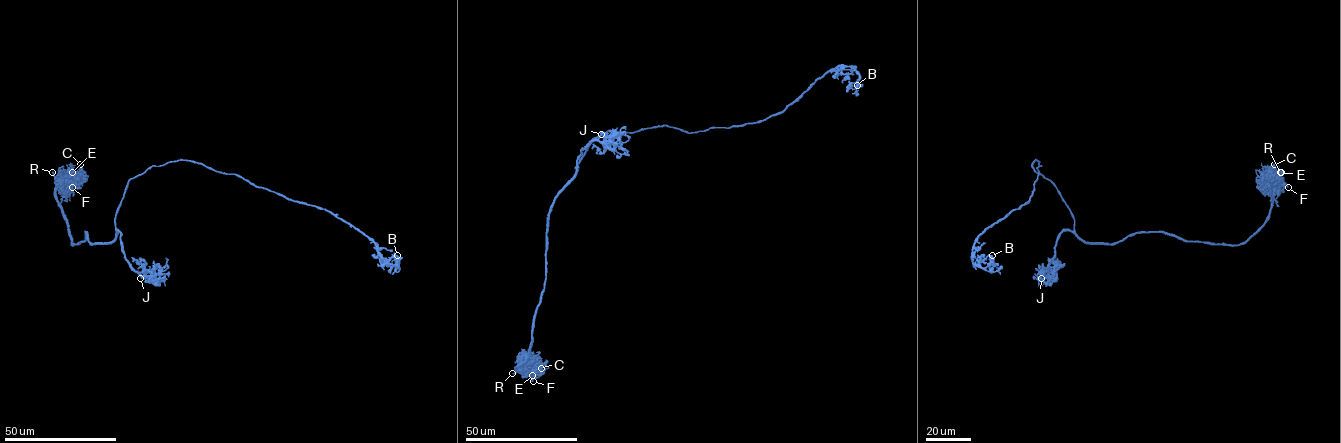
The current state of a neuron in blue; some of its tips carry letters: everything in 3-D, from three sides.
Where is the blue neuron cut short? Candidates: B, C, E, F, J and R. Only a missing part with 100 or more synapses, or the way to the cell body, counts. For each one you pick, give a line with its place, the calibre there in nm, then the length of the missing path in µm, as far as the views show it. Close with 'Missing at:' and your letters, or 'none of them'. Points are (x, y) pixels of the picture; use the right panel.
R: (1280, 172) | 300 nm | 50 µm
Missing at: R

